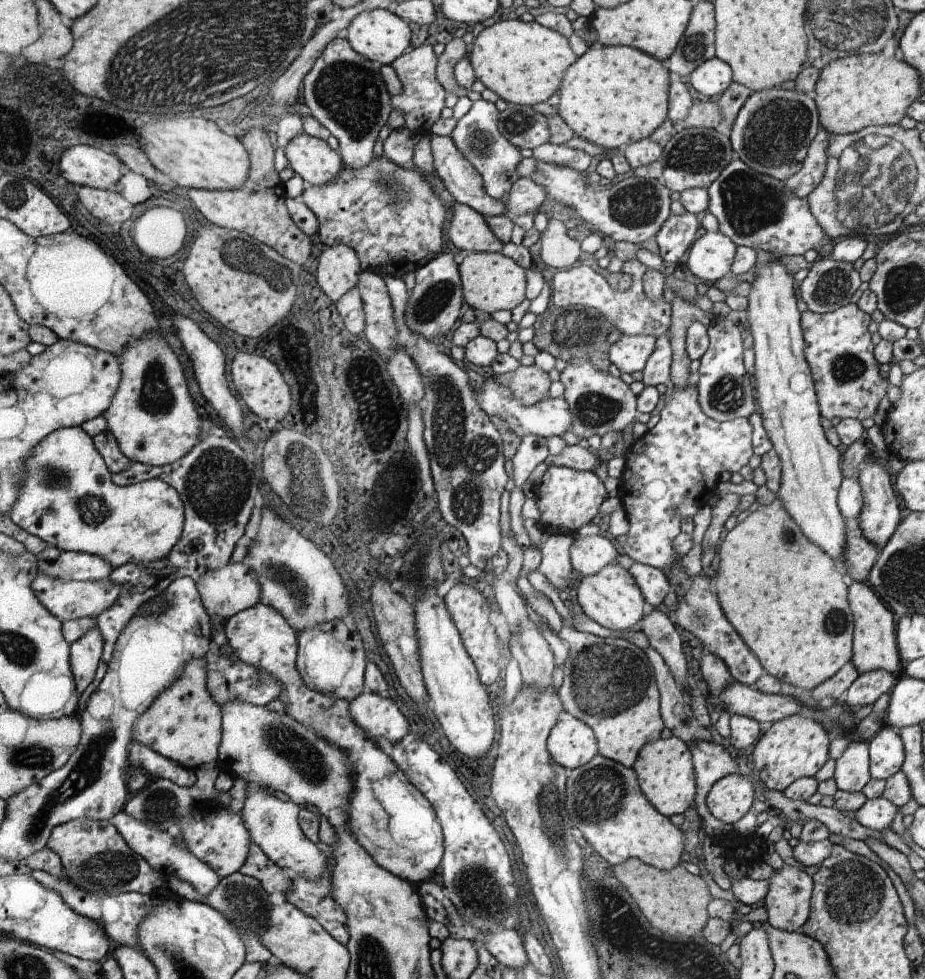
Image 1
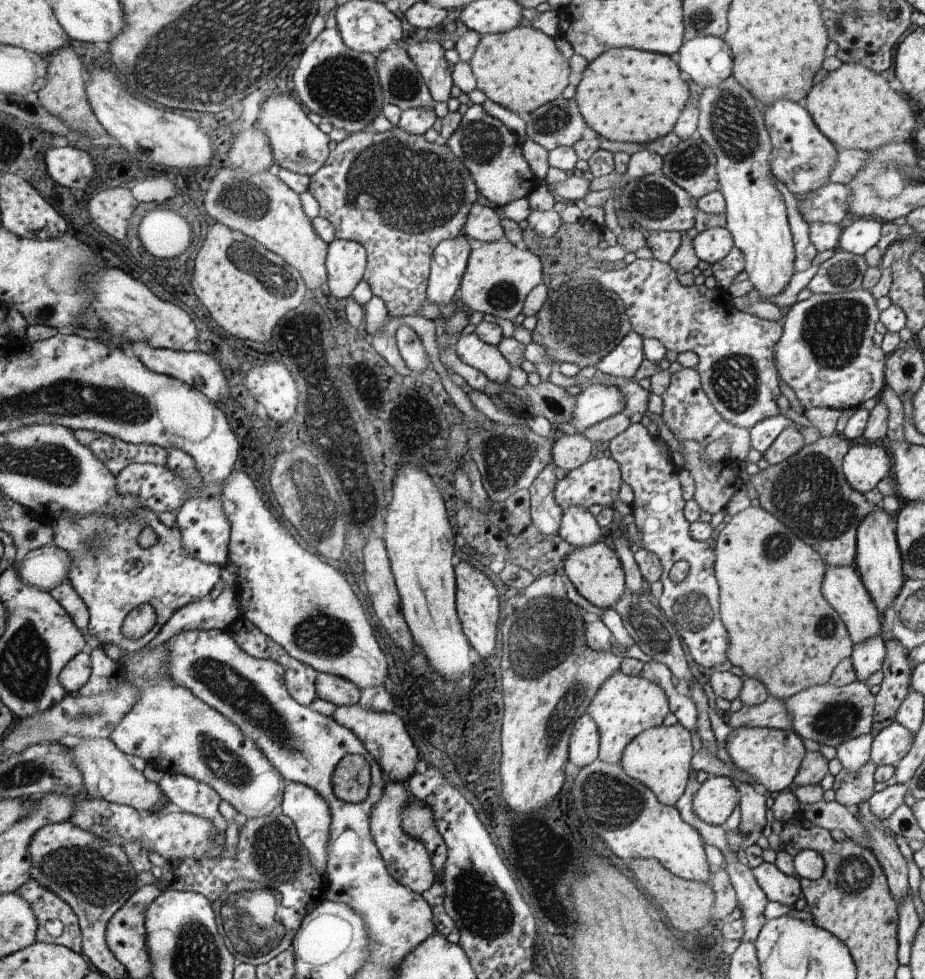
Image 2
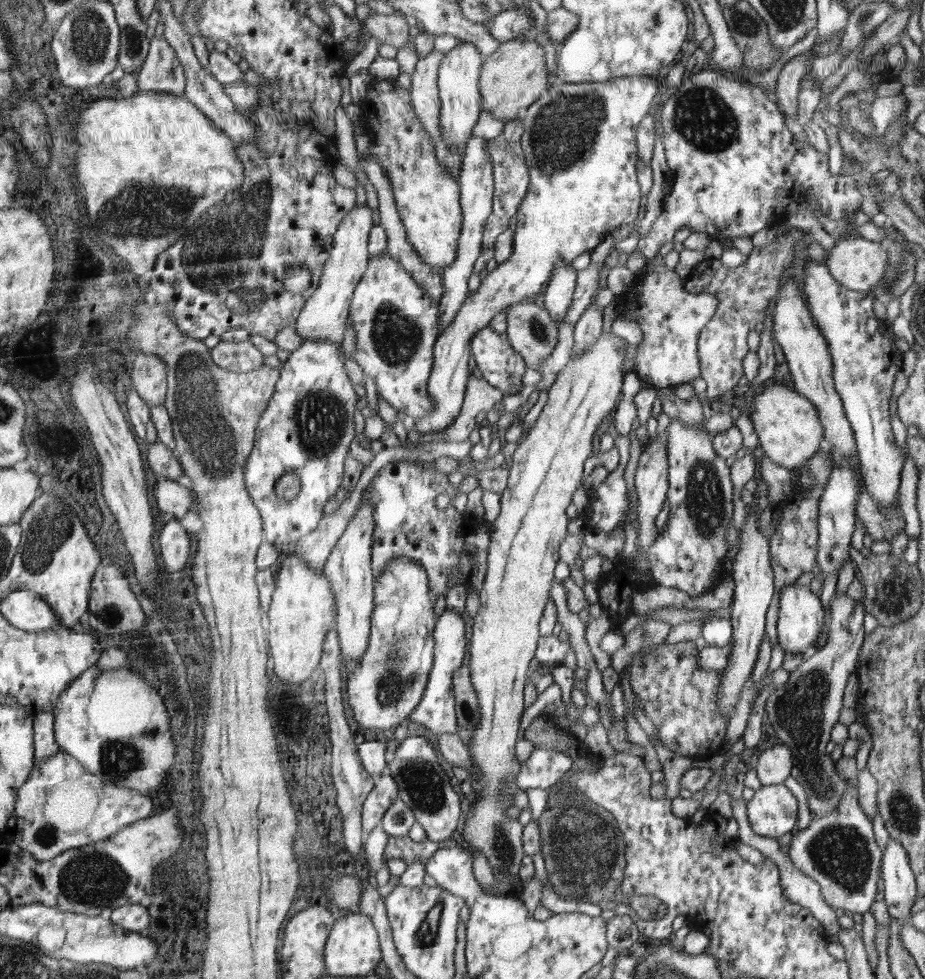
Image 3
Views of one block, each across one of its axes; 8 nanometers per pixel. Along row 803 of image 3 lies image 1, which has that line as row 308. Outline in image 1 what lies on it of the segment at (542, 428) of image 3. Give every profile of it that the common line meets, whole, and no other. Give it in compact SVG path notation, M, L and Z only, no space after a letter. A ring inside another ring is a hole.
M475 252L458 265L463 288L463 299L470 308L492 314L501 310L512 310L524 300L526 278L524 270L510 257L498 252Z

